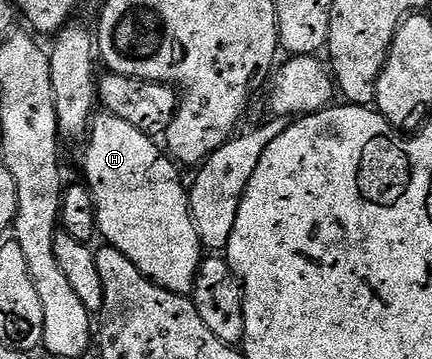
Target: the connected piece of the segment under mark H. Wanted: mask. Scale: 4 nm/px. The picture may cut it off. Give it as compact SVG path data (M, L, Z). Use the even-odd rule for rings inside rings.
M109 114L95 115L86 142L82 172L94 197L97 235L103 236L109 247L120 250L153 284L190 296L204 247L190 212L187 185L182 185L175 161L154 145L155 137L145 136L132 122Z

